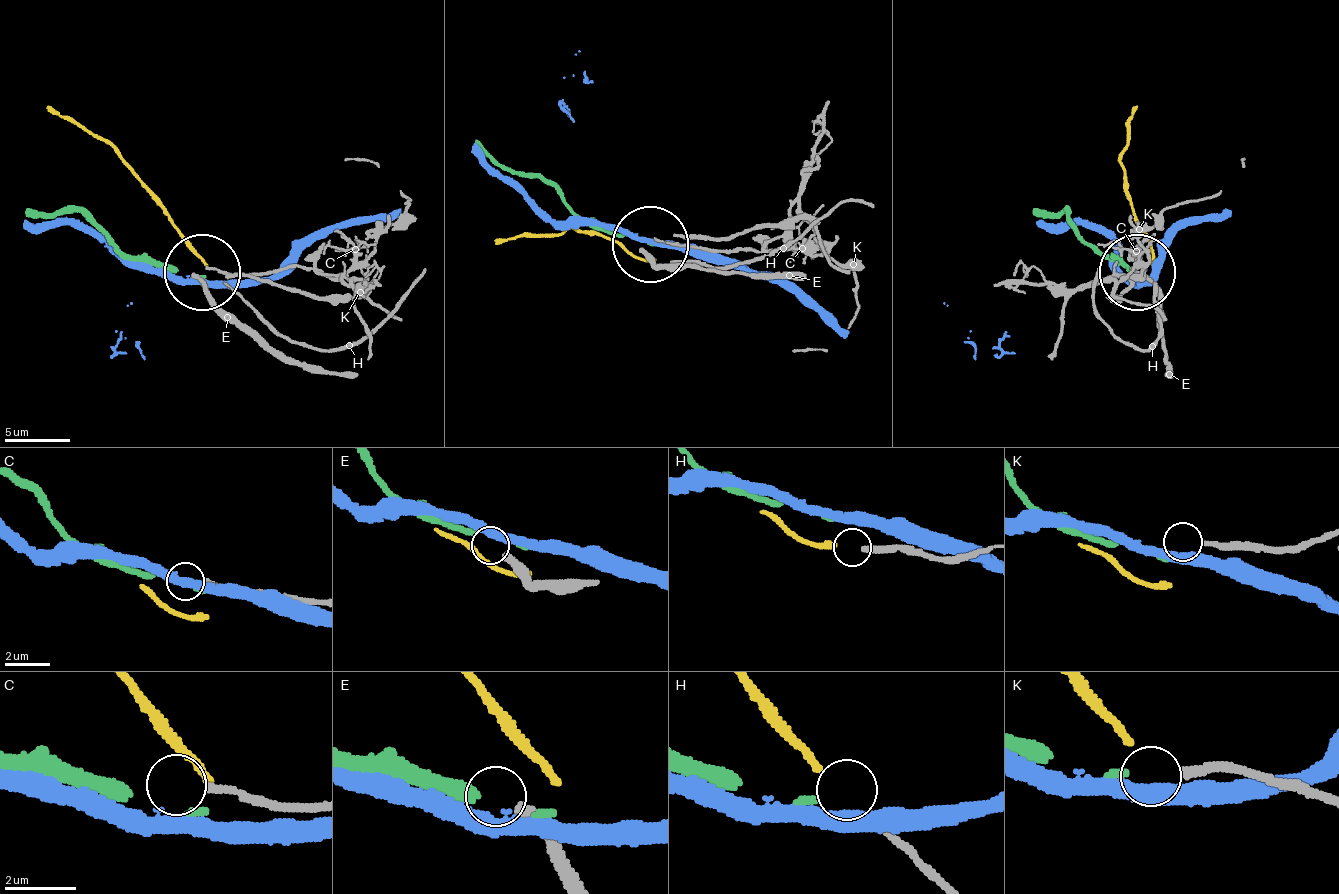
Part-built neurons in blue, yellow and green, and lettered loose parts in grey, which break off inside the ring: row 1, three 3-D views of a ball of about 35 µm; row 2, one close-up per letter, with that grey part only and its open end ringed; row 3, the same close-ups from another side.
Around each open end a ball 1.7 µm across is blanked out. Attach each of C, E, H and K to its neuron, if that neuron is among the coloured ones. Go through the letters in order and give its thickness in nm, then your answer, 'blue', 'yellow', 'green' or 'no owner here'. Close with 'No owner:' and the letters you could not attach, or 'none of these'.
C: 180 nm thick; no owner here
E: 400 nm thick; no owner here
H: 200 nm thick; yellow
K: 240 nm thick; no owner here
No owner: C, E, K

